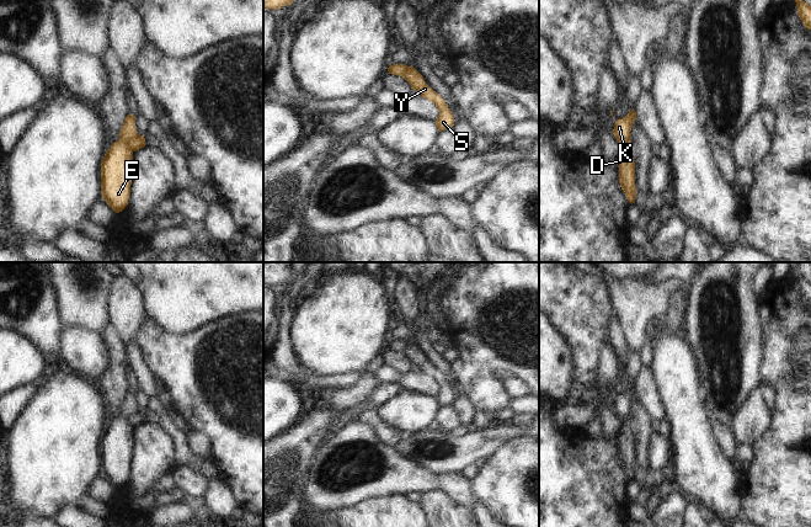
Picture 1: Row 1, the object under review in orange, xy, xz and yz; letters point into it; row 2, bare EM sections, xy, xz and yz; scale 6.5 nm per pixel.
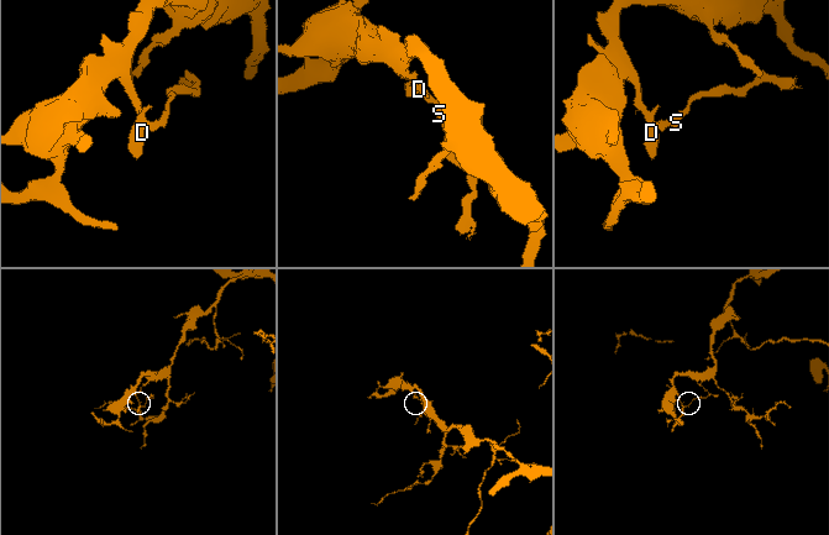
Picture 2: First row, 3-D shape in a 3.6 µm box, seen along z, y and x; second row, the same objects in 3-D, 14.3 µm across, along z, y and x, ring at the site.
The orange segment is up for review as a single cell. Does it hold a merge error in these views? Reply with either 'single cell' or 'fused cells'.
fused cells

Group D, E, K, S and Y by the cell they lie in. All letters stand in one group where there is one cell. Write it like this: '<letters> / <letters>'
D E K / S Y

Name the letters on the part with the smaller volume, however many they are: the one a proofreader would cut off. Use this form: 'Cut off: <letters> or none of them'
Cut off: S, Y.

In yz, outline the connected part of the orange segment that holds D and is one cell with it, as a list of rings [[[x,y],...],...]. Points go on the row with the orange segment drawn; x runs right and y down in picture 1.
[[[631,110],[625,117],[615,121],[613,134],[621,147],[619,155],[619,183],[626,199],[633,204],[636,197],[635,186],[635,163],[633,150],[625,148],[624,143],[630,139],[630,131],[636,119],[635,110]]]

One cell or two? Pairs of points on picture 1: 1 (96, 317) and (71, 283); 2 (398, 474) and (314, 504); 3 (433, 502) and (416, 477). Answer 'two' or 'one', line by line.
1: one
2: one
3: two

